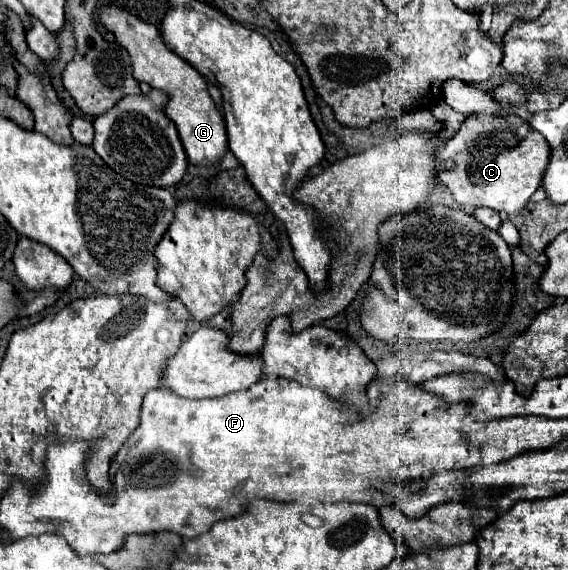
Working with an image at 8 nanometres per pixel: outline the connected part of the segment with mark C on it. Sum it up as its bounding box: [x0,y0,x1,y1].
[436,115,552,215]

